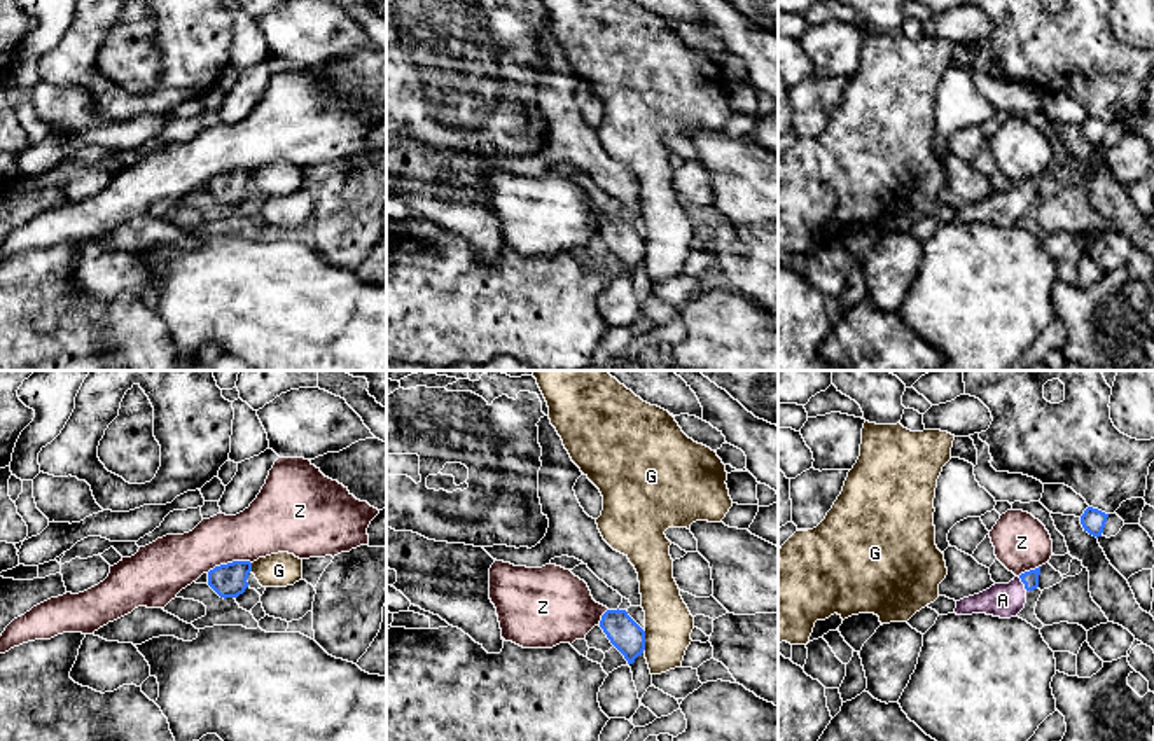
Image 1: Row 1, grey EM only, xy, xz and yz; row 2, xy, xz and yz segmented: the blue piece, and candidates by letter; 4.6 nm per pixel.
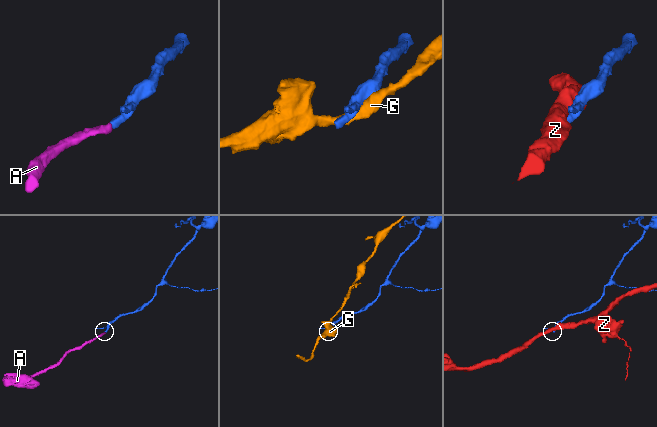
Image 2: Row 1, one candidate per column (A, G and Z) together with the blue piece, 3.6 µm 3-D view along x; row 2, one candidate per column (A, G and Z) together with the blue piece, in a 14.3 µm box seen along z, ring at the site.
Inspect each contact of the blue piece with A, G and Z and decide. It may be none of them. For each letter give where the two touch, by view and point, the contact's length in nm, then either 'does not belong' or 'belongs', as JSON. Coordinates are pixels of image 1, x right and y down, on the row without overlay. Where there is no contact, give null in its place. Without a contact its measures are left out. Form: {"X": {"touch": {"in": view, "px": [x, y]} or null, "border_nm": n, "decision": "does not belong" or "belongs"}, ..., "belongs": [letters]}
{"A": {"touch": {"in": "yz", "px": [1023, 191]}, "border_nm": 80, "decision": "belongs"}, "G": {"touch": {"in": "xz", "px": [644, 249]}, "border_nm": 90, "decision": "does not belong"}, "Z": {"touch": {"in": "xy", "px": [228, 172]}, "border_nm": 220, "decision": "does not belong"}, "belongs": ["A"]}

